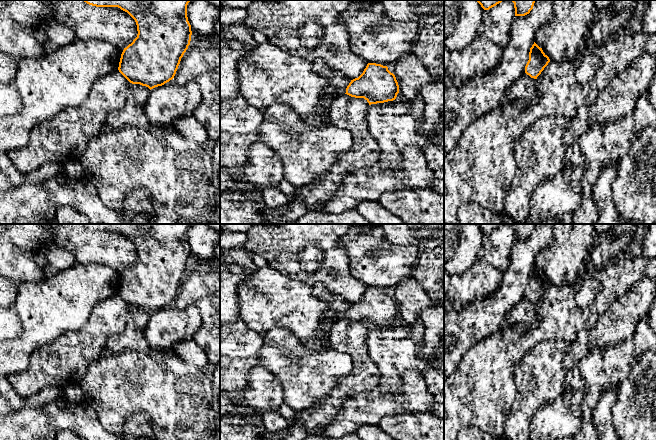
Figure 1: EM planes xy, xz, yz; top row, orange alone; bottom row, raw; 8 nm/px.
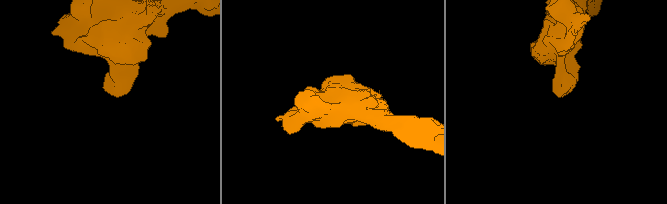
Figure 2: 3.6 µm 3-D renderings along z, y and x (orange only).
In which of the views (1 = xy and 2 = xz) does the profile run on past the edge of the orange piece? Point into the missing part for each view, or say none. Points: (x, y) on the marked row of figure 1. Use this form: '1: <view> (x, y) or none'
1: none
2: none

